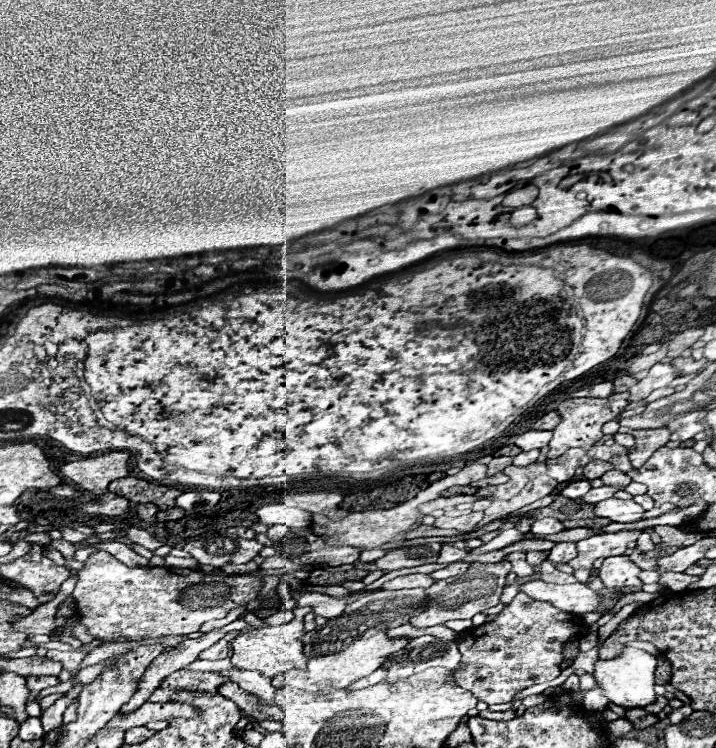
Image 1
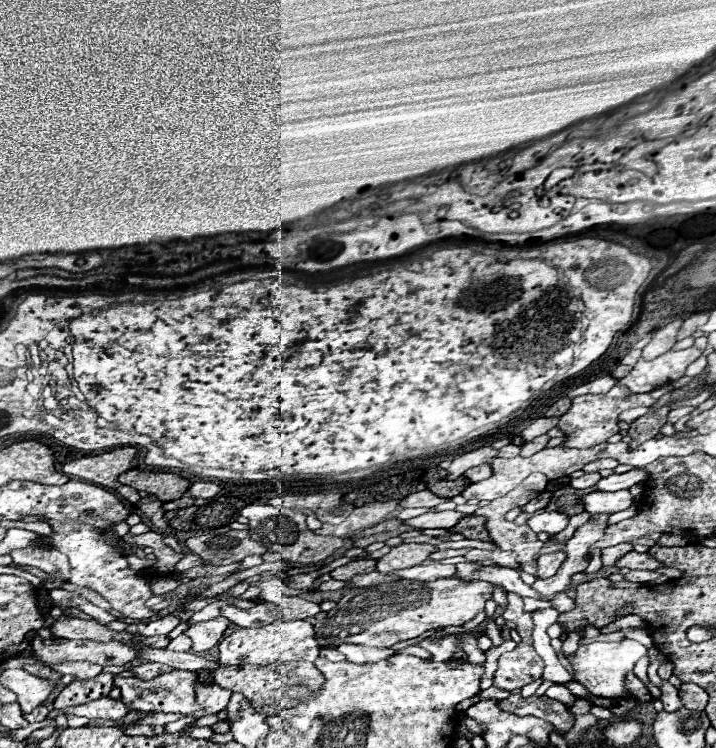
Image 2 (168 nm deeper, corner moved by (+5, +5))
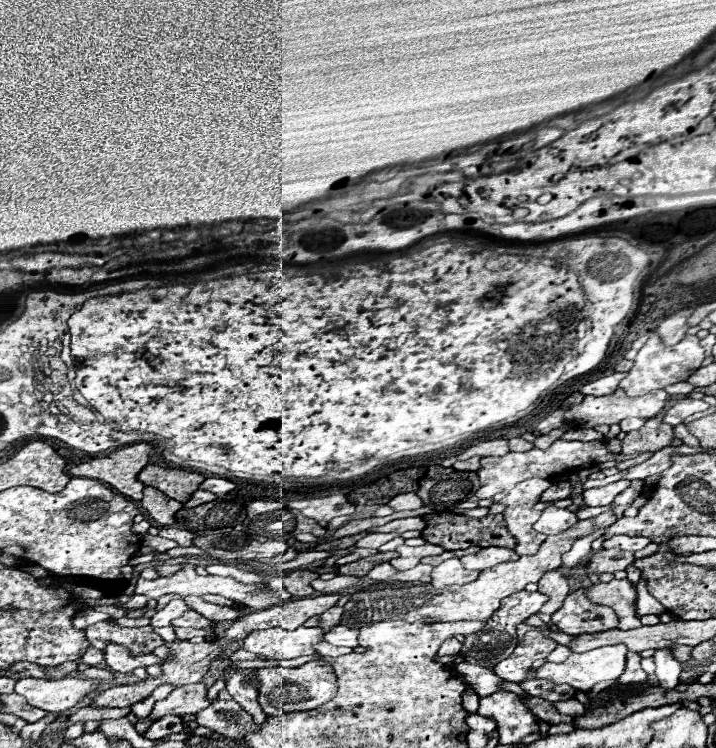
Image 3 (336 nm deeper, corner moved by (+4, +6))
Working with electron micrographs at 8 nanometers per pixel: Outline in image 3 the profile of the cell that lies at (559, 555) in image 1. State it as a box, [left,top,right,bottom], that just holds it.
[538,569,568,615]

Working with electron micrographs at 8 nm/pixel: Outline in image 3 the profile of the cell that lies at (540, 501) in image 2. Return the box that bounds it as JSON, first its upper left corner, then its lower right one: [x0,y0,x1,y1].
[542,481,572,501]

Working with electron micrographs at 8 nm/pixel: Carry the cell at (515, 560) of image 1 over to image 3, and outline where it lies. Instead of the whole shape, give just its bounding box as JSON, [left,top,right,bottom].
[462,547,518,571]

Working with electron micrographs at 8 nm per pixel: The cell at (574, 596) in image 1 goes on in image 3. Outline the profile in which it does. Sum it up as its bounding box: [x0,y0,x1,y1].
[432,559,478,589]

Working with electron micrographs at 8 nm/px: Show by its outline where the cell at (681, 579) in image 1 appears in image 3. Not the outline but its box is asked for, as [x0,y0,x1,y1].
[586,579,640,629]

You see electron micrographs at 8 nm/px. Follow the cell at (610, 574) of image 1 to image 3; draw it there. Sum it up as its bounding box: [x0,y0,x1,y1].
[604,535,651,551]

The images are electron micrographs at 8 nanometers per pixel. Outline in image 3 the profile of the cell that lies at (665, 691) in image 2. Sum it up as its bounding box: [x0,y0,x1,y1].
[654,649,682,689]

